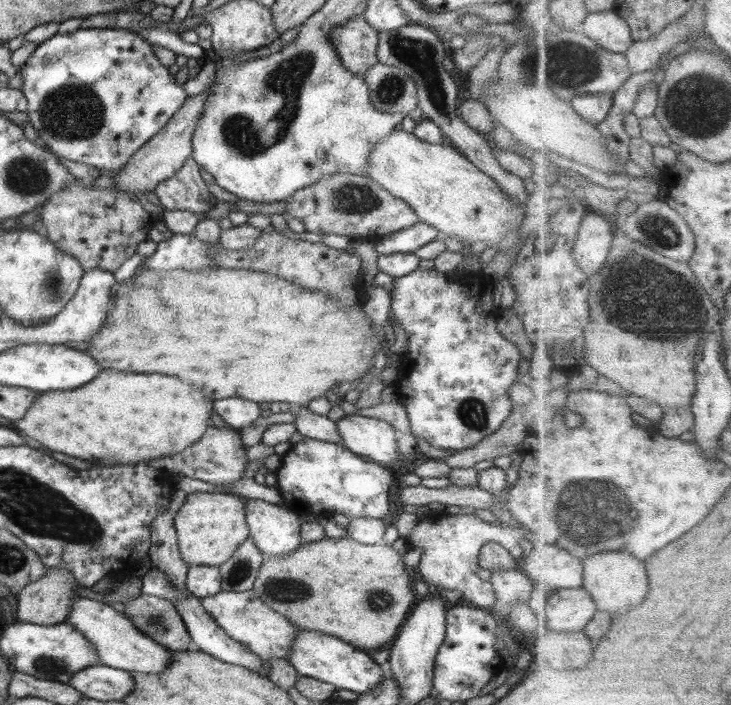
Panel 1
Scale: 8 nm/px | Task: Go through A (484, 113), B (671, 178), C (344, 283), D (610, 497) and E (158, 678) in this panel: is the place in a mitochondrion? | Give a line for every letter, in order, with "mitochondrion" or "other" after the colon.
A: other
B: other
C: other
D: mitochondrion
E: other

